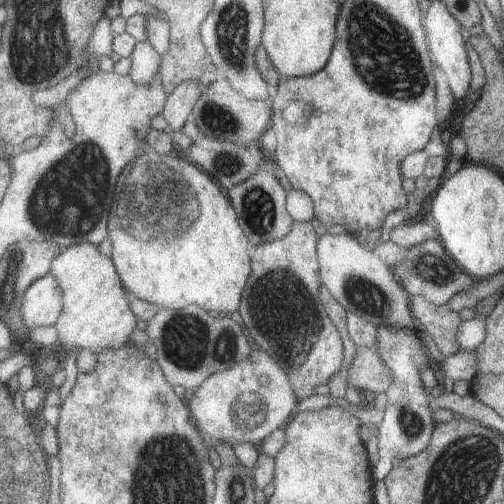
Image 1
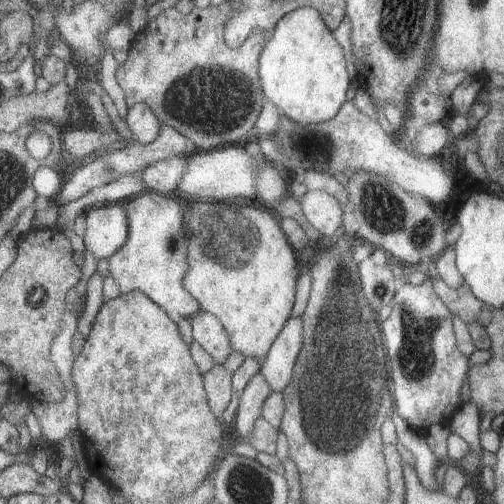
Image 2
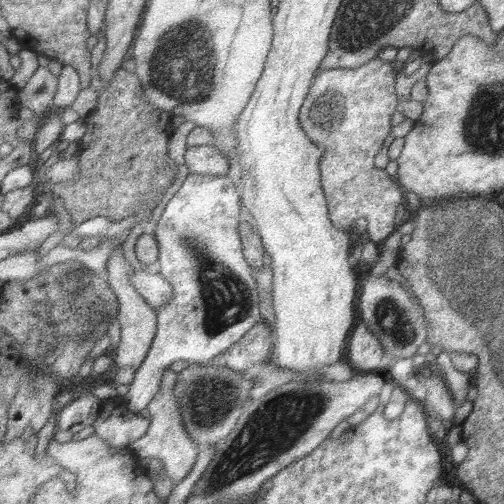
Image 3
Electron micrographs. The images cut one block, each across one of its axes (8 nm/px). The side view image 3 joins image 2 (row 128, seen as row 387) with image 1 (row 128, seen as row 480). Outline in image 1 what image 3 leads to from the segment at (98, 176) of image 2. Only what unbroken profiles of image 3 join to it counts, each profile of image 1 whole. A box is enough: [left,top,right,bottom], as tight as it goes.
[161,82,199,132]

